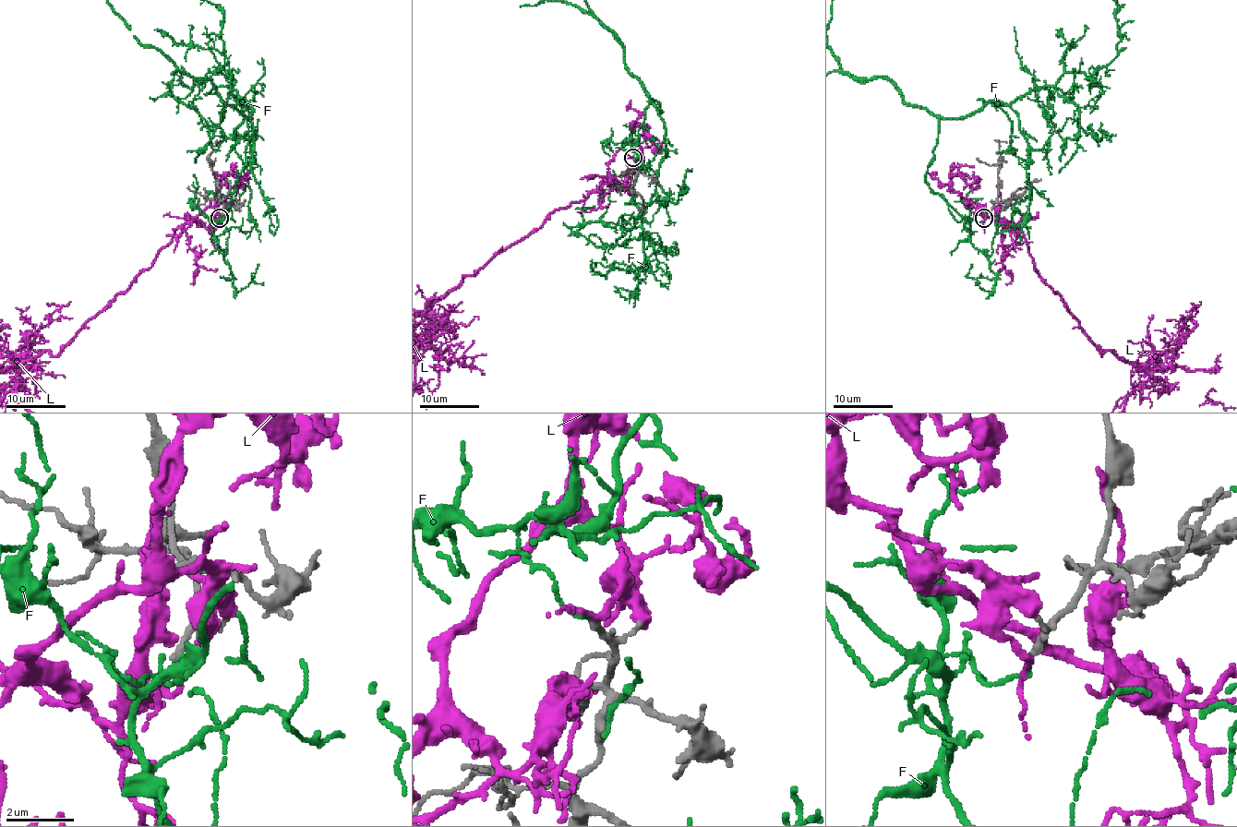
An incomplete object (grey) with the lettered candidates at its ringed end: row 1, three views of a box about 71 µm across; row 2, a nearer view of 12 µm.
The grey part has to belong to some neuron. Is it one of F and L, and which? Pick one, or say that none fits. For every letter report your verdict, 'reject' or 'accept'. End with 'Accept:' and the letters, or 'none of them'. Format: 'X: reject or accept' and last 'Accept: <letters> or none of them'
F: reject
L: reject
Accept: none of them

